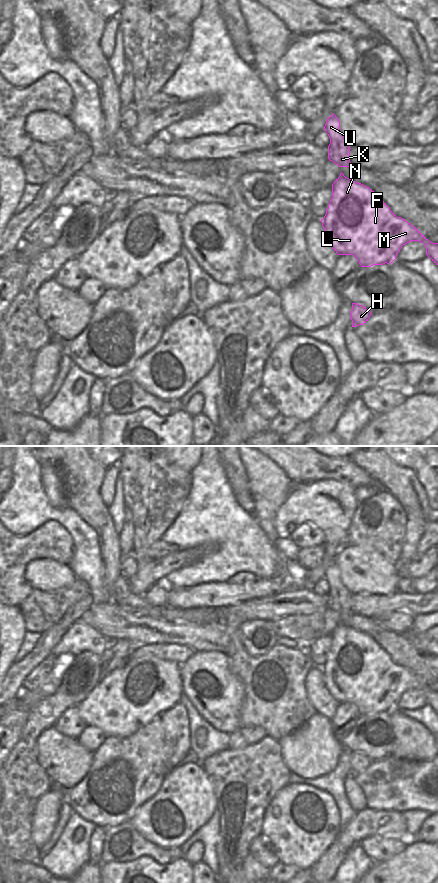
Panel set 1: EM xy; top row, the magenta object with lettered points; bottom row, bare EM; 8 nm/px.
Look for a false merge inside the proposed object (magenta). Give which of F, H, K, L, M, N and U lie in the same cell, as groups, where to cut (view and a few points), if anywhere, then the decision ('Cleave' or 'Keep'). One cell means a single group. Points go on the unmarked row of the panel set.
Groups: F H K L M N U. No split. Keep.

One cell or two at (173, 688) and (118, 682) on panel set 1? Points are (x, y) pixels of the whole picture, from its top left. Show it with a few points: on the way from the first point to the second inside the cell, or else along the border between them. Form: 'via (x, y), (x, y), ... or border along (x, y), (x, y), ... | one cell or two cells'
via (157, 694), (141, 707), (135, 707), (124, 698) | one cell

